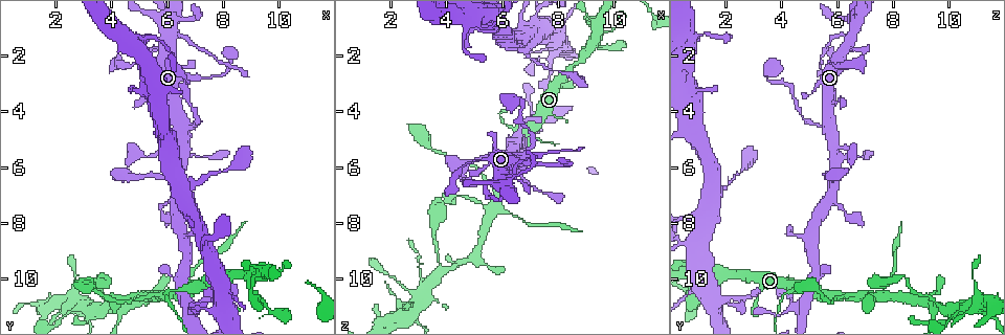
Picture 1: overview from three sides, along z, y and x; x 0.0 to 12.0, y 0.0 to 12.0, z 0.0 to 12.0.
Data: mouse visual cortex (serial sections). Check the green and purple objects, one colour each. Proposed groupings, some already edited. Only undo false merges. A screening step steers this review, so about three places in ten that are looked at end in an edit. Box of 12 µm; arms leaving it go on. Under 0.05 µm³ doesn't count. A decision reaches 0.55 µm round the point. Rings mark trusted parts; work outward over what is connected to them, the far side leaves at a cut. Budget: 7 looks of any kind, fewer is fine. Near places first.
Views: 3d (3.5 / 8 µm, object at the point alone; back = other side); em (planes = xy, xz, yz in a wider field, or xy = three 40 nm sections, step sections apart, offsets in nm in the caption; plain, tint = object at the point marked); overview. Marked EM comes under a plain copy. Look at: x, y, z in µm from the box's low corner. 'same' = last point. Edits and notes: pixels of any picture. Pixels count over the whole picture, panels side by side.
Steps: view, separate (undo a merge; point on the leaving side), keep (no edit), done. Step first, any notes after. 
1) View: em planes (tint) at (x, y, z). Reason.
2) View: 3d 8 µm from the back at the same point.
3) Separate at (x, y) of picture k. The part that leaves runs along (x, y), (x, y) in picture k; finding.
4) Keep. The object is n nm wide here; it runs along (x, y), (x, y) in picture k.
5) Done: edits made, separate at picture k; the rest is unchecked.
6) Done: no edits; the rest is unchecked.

View: 3d 3.5 µm from the back at (6.9, 4.5, 5.5).

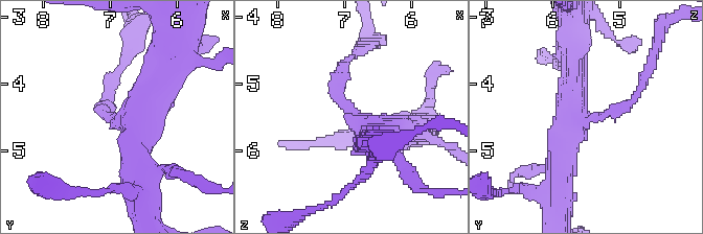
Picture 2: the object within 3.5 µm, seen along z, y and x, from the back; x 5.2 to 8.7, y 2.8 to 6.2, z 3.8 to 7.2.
View: em xy step 2 (tint) at (6.85, 4.55, 5.50). 3 arms meet here; the arms are 200, 400, 400 nm wide.

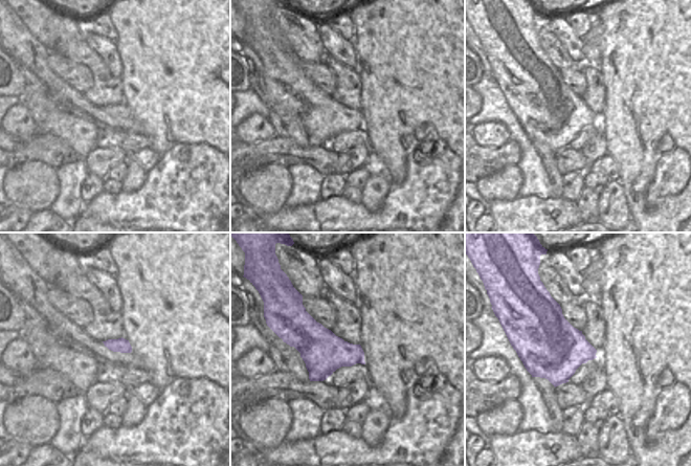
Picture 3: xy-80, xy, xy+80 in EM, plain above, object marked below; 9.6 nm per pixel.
Keep. It runs along (397, 130), (348, 114), (342, 66) in picture 2; one cell here.

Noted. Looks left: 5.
View: 3d 3.5 µm at (4.0, 11.0, 9.8). Thin arm on a thick one.

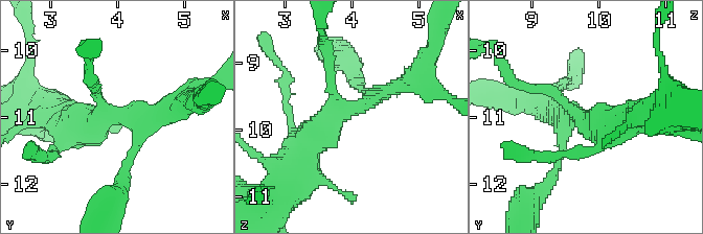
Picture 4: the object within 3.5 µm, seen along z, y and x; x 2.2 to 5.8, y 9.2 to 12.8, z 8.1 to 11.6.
View: em xy step 1 (tint) at (3.95, 11.05, 9.65). 3 arms meet here; the arms are 150, 200, 500 nm wide; now the EM.

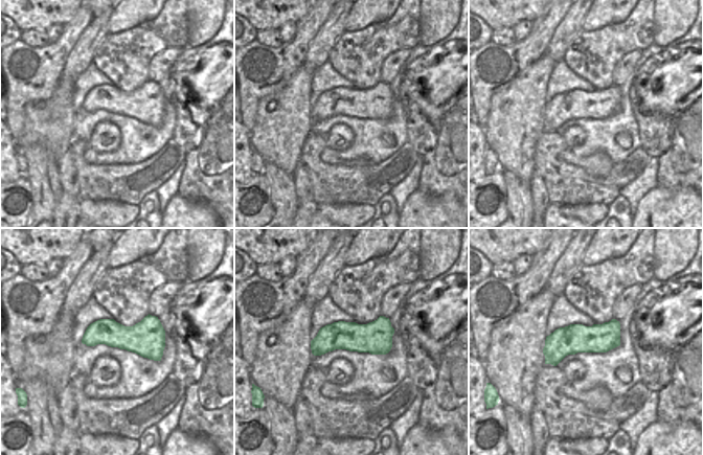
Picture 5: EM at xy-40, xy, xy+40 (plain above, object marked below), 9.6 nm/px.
View: em xy step 5 (tint) at the same point.

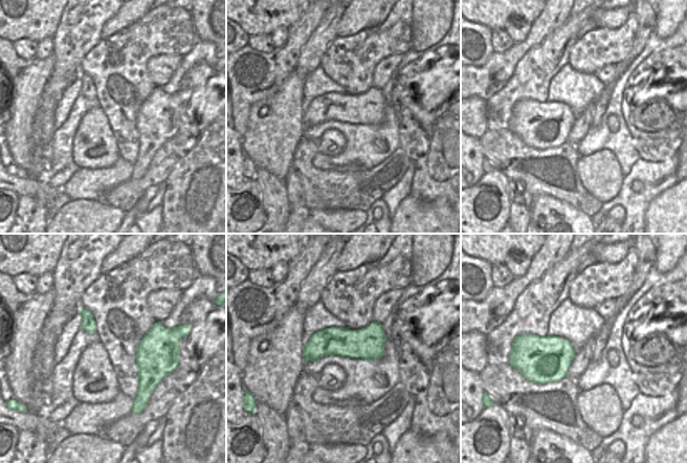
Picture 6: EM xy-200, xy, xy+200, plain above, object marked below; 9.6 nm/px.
Keep. It runs along (409, 77), (339, 115), (303, 158) in picture 4; all the same cell.

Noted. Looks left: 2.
View: 3d 3.5 µm at (2.8, 11.0, 11.4). Arms part here.

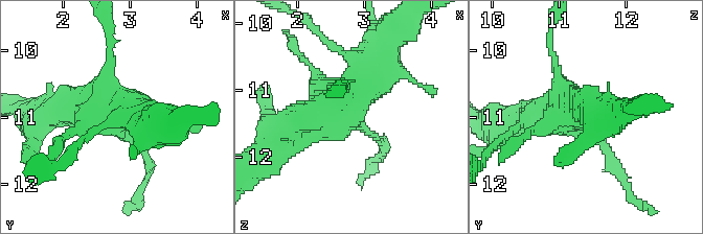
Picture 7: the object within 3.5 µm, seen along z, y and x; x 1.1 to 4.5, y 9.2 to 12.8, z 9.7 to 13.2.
View: em planes (tint) at the same point.

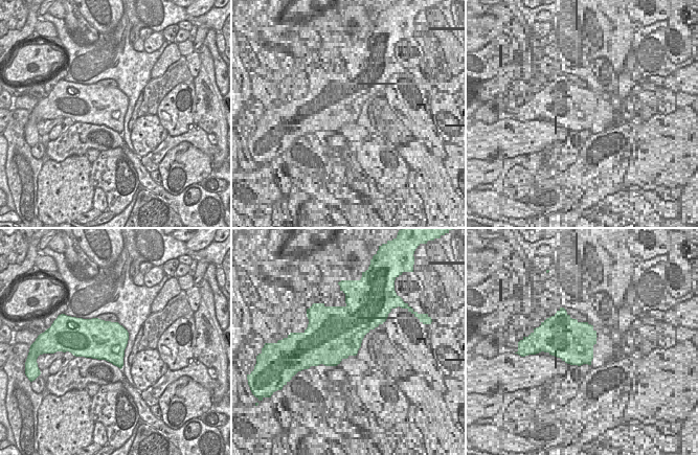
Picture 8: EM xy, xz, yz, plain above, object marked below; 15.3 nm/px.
Keep. The object is 600 nm wide here; it runs along (384, 51), (345, 99), (280, 132) in picture 7; one cell here.

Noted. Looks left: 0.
Done: no edits; the rest is unchecked.

